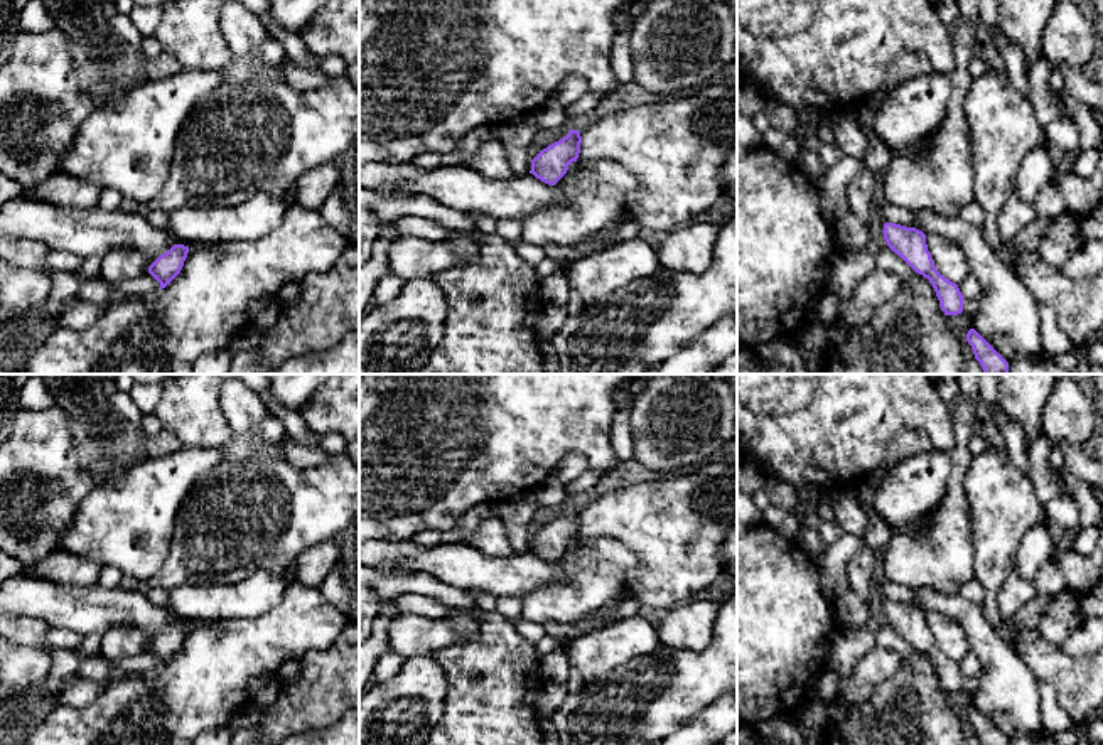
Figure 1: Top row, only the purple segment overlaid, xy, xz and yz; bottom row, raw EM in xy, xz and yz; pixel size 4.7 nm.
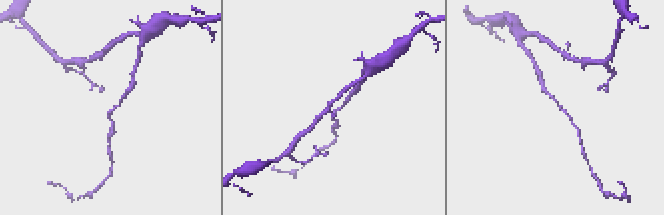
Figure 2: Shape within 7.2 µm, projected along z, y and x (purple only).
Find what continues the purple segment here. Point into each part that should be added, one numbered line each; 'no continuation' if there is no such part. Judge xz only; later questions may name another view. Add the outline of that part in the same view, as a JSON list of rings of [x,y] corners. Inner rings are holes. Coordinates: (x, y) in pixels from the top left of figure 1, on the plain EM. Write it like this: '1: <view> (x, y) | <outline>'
no continuation

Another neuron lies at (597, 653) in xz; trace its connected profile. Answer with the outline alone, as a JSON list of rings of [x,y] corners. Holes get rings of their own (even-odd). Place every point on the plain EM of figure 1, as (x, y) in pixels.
[[[634,615],[573,637],[567,640],[567,647],[570,667],[577,669],[585,683],[609,674],[638,656],[653,654],[661,646],[656,627]]]

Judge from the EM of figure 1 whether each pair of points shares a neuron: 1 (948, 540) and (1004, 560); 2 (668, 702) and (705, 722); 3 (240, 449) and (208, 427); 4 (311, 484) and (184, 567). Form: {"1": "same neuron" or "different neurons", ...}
{"1": "different neurons", "2": "different neurons", "3": "same neuron", "4": "same neuron"}

